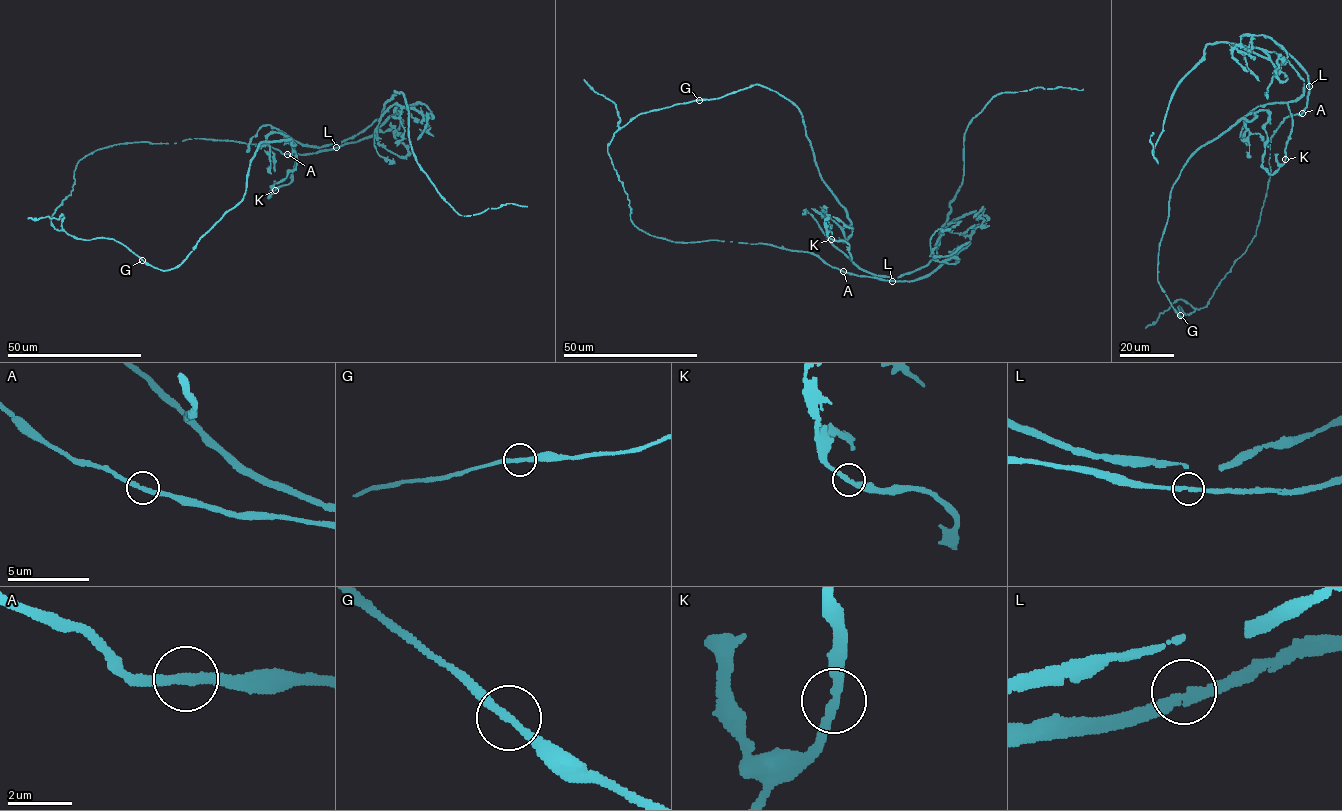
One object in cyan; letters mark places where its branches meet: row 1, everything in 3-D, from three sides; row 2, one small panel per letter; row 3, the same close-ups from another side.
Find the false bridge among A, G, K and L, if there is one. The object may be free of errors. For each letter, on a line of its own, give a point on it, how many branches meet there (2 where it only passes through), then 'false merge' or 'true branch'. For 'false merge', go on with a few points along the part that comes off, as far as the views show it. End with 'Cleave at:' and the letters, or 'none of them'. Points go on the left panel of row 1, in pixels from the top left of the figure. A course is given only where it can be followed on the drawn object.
A: place (287, 154); branches 2; true branch
G: place (142, 260); branches 2; true branch
K: place (275, 190); branches 2; true branch
L: place (336, 147); branches 2; true branch
Cleave at: none of them

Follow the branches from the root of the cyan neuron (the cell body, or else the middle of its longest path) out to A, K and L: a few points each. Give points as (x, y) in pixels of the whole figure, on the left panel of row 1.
A: (295, 154), (295, 167), (274, 183), (268, 198), (293, 178), (295, 142), (318, 146), (320, 150), (287, 154)
K: (295, 154), (295, 167), (274, 183), (268, 198), (275, 190)
L: (295, 154), (295, 167), (274, 183), (268, 198), (293, 178), (295, 142), (318, 146), (320, 150), (336, 147)

